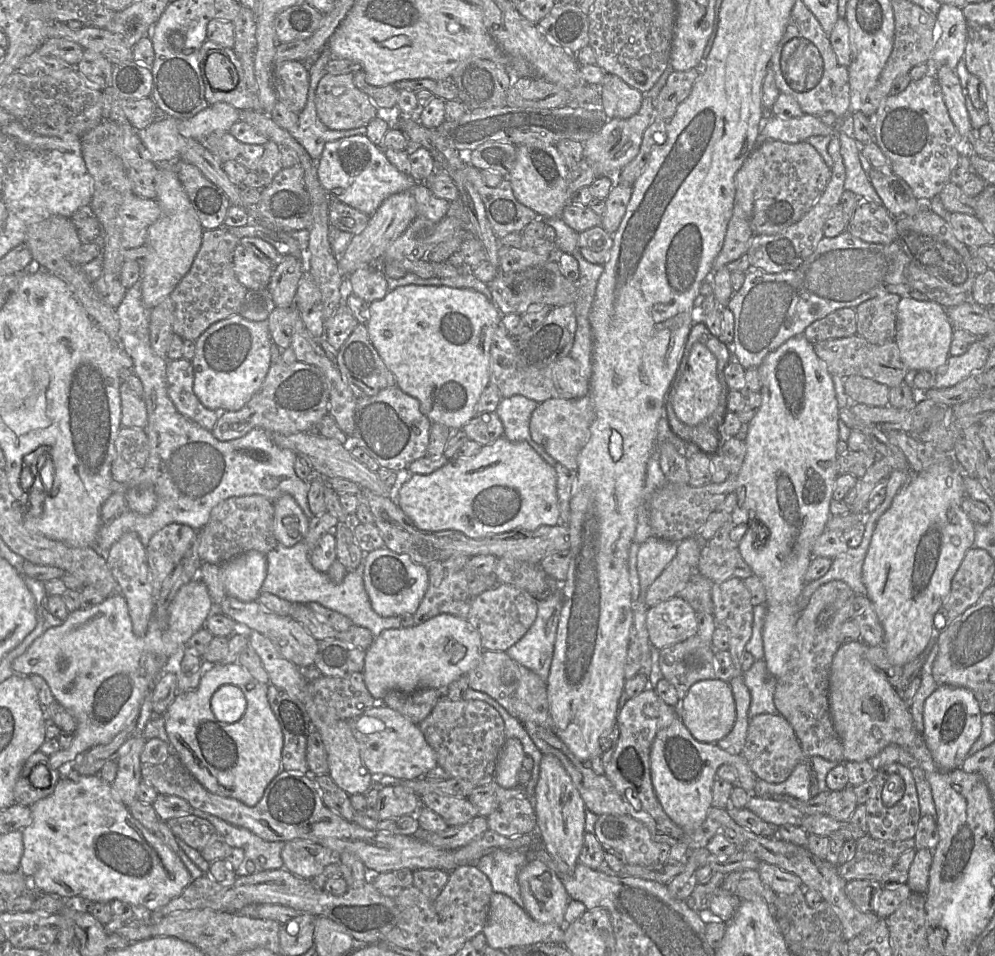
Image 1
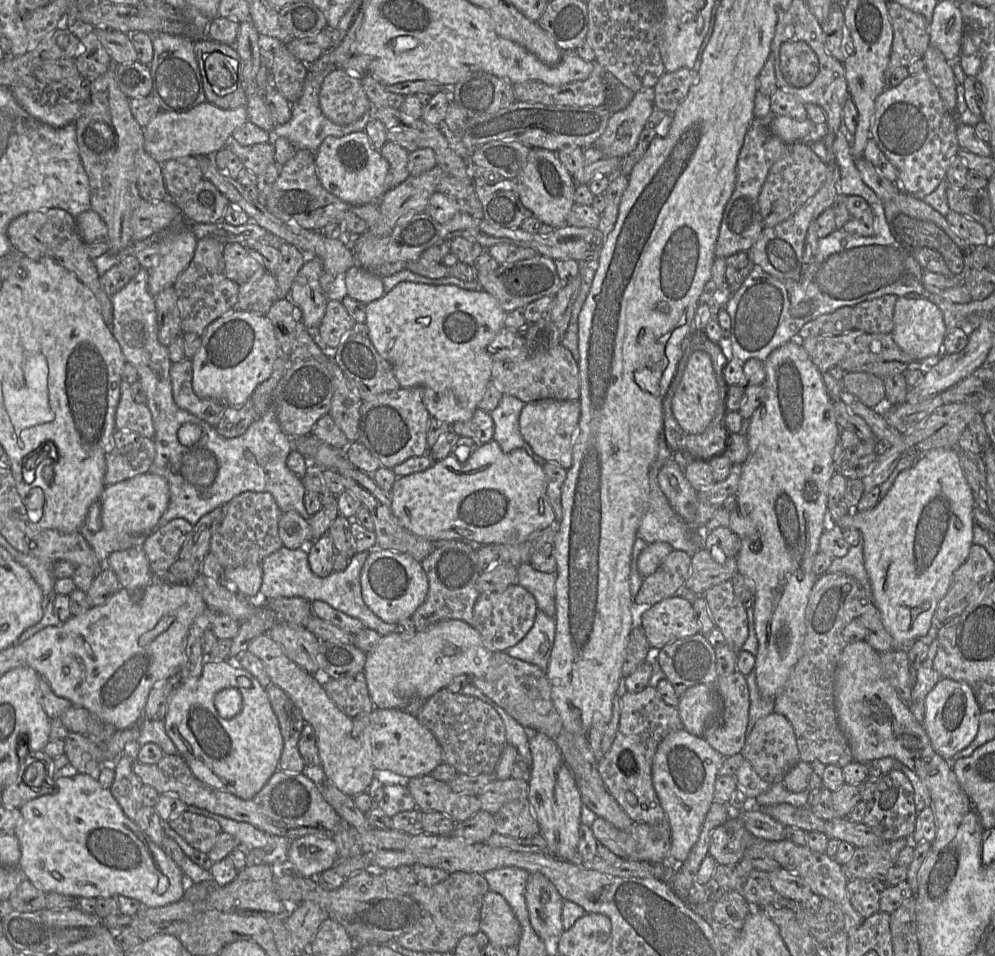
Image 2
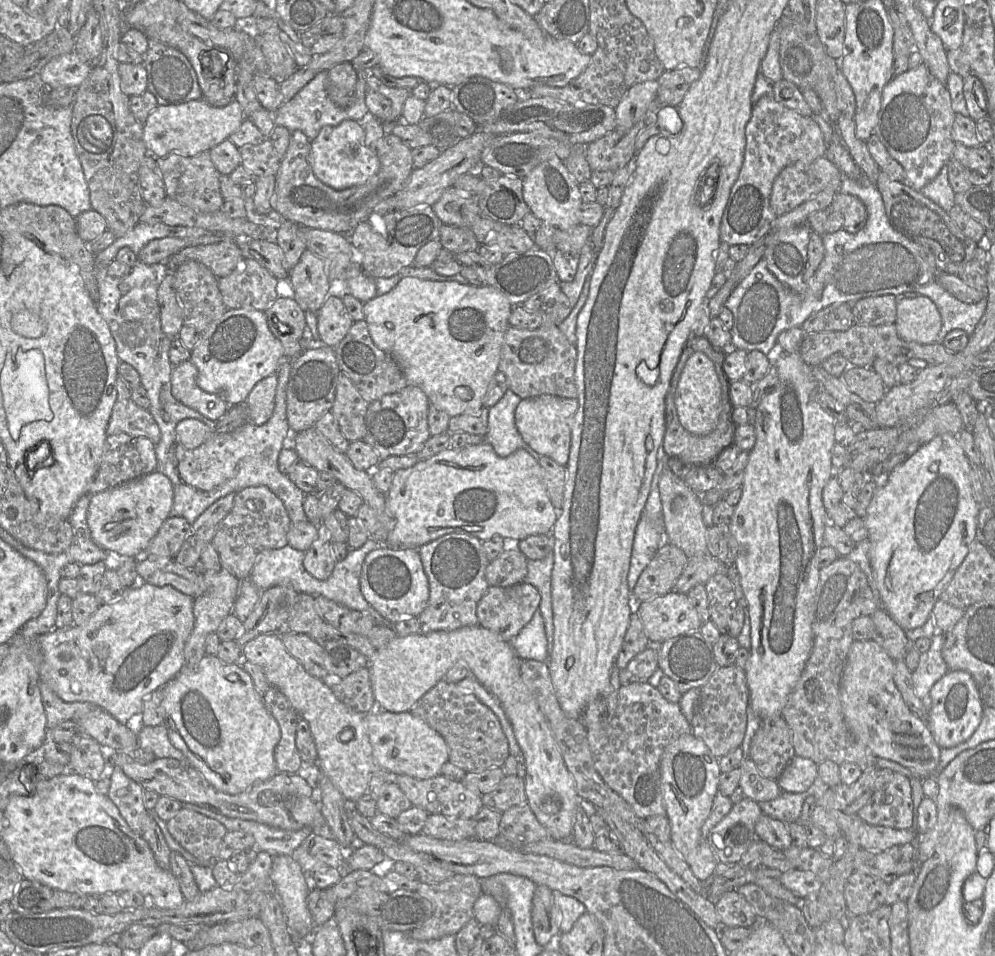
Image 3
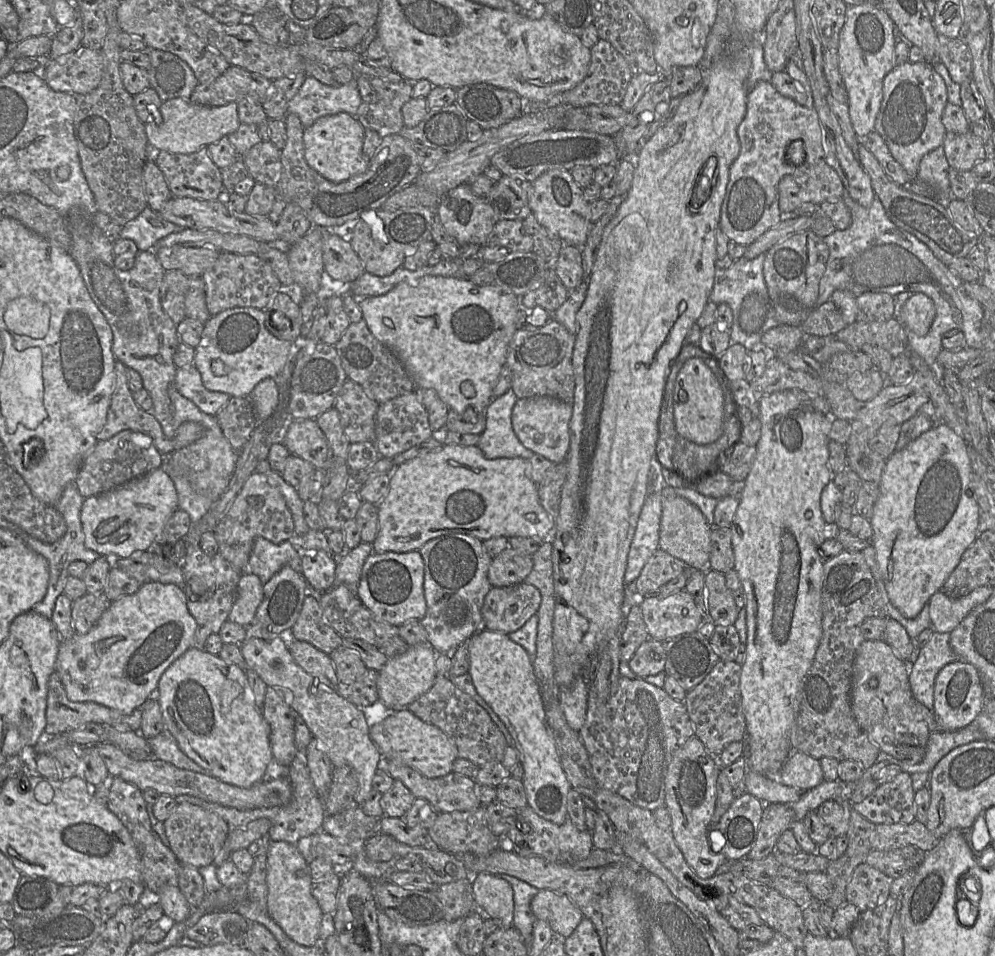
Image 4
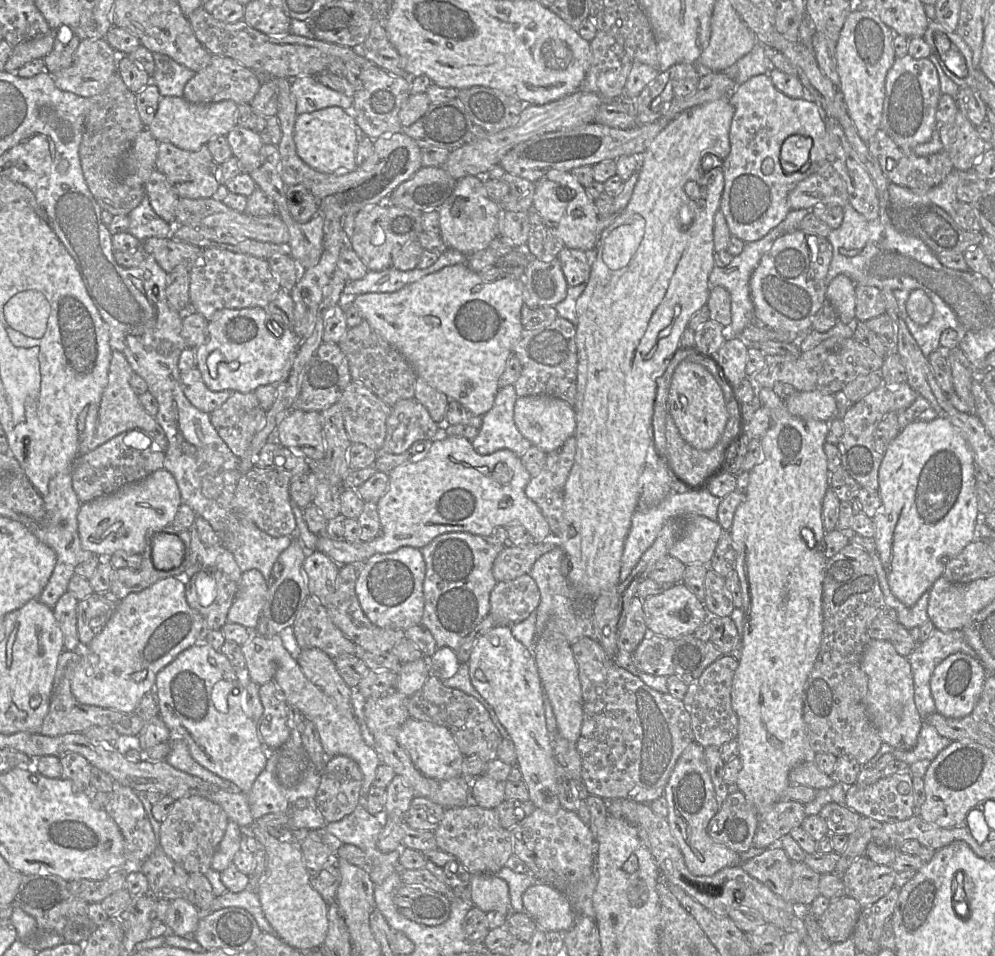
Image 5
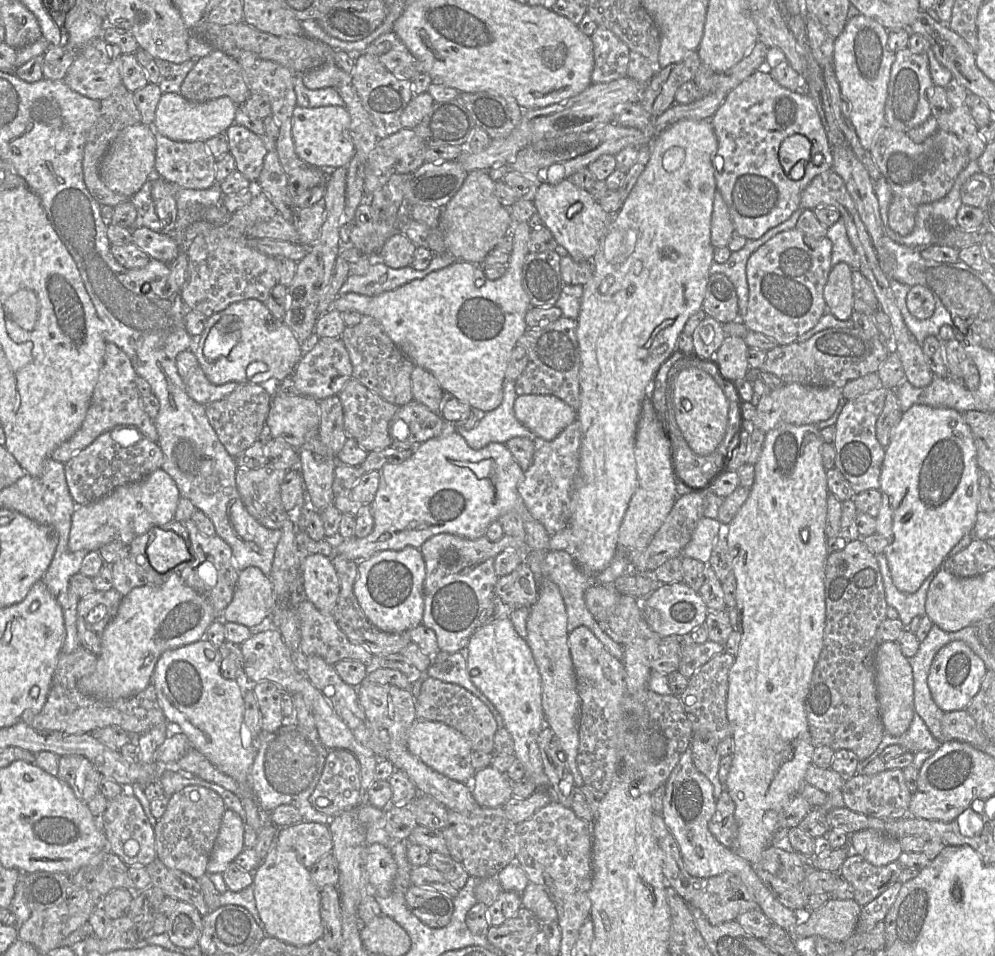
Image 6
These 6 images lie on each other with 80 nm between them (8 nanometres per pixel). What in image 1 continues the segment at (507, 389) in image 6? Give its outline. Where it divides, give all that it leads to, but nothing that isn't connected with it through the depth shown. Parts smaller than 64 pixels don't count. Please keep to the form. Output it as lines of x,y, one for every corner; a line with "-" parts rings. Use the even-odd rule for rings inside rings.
522,395
503,397
496,408
504,427
503,436
512,442
526,441
551,466
560,464
531,438
529,421
538,404

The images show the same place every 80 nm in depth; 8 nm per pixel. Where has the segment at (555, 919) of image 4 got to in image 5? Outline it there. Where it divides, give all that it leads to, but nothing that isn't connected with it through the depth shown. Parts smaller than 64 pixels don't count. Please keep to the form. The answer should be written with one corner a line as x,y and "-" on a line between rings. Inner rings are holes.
535,883
523,894
523,906
544,931
569,931
576,914
568,898
547,883

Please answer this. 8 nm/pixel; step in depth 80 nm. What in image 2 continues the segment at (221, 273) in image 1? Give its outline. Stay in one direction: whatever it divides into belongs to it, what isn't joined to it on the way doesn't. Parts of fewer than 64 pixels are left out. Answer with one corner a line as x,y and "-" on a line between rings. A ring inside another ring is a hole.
210,237
199,239
190,264
174,283
179,299
181,333
191,332
201,336
211,322
237,309
239,284
225,275
225,244

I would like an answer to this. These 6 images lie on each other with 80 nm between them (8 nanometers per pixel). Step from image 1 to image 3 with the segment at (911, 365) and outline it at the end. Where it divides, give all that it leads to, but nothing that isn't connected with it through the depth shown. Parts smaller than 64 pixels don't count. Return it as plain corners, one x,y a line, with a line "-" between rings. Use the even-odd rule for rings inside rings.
919,295
897,301
895,325
902,340
929,345
936,343
942,320
934,302

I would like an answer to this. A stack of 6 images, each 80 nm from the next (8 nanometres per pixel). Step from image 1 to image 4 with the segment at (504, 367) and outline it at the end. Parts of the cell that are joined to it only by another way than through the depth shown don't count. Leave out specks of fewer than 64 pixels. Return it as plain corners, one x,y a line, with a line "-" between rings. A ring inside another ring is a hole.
551,316
544,326
535,330
516,330
509,345
505,366
512,372
512,389
518,399
549,396
573,404
575,378
572,356
575,335

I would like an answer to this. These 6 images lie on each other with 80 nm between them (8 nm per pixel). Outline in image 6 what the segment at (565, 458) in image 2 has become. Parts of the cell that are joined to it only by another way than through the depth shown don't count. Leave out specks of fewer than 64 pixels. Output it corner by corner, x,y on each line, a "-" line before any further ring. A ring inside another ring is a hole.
519,395
514,402
514,413
533,436
546,441
555,439
577,420
577,411
552,395

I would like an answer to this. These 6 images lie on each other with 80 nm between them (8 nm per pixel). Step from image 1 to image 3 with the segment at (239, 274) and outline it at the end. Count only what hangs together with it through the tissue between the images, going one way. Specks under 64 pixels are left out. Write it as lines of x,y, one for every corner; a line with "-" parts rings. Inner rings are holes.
234,240
220,243
183,248
166,260
169,271
175,271
181,264
194,260
208,267
216,277
228,276
244,259
243,253

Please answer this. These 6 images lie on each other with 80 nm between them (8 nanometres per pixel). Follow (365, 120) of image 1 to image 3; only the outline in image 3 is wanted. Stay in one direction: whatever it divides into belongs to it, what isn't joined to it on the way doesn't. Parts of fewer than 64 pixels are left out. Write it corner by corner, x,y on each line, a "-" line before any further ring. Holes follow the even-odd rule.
349,62
328,70
327,95
340,108
350,107
355,101
358,73

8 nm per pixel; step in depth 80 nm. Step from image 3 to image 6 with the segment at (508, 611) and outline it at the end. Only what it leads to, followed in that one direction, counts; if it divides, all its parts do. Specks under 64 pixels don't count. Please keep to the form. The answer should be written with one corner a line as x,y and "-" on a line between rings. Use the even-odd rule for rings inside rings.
526,561
498,579
494,595
517,608
531,607
539,594
539,582

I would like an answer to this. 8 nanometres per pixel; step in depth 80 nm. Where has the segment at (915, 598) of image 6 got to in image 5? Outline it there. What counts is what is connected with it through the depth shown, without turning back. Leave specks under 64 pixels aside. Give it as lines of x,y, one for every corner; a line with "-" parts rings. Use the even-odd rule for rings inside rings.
878,554
869,555
872,555
875,560
876,570
878,572
877,576
885,604
897,612
898,622
908,631
914,627
921,627
925,624
929,620
927,614
927,606
930,597
929,590
923,593
912,607
905,606
891,592
885,570

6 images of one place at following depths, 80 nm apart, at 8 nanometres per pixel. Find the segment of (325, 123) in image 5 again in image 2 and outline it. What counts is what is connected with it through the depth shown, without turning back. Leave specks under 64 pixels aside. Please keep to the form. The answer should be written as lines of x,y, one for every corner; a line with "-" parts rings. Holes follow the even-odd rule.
364,130
341,137
326,137
315,152
314,160
322,186
351,206
378,202
386,192
389,163
371,146

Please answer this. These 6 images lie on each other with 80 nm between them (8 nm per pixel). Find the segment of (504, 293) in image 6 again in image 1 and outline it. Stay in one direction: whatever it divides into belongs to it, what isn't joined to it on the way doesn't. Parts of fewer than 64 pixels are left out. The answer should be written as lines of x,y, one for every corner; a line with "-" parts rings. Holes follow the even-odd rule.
404,285
389,291
386,296
369,304
370,317
366,323
368,336
381,359
396,379
397,387
420,402
421,412
432,422
459,430
476,415
476,404
490,380
490,348
493,334
501,324
502,314
492,300
473,289
446,286

